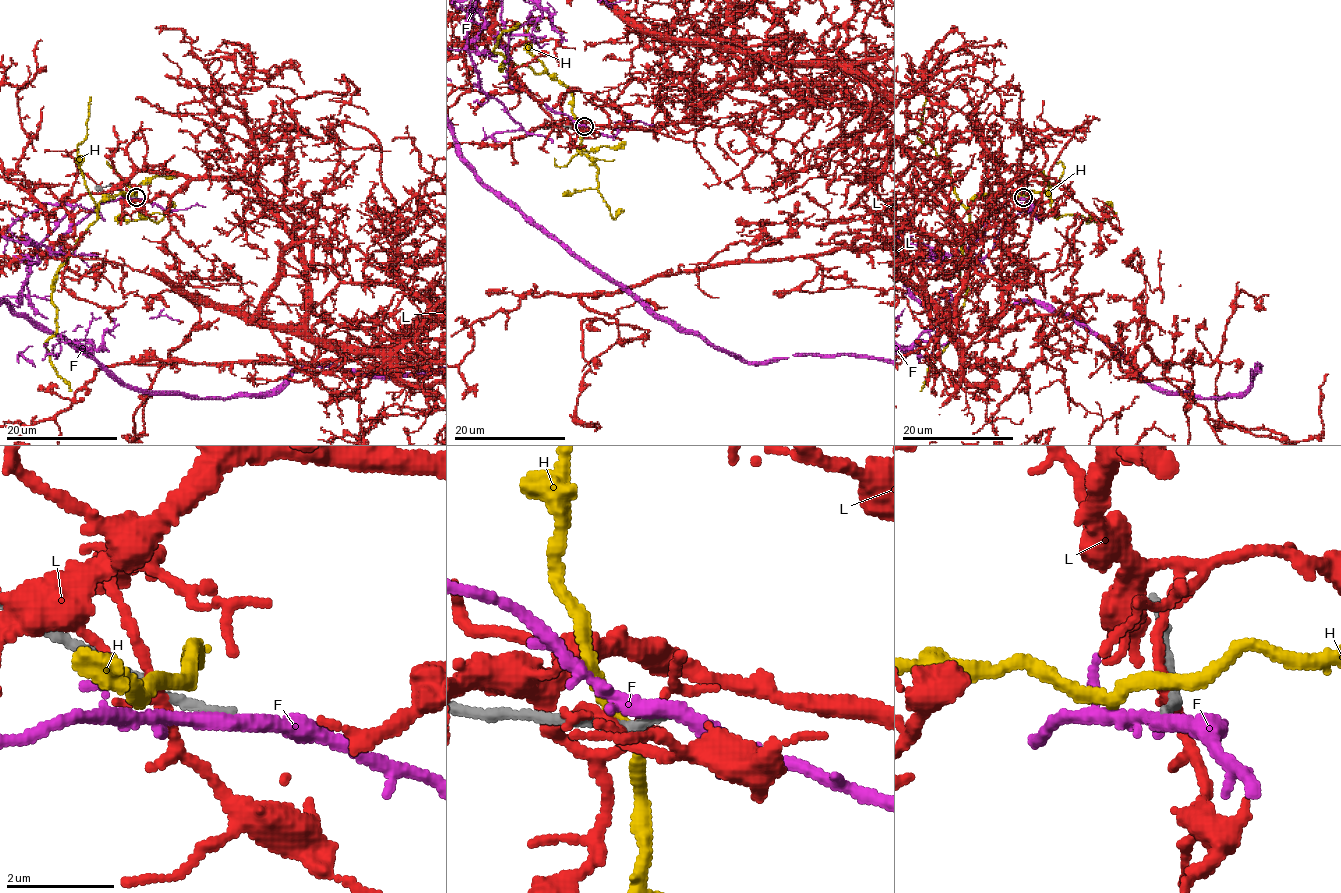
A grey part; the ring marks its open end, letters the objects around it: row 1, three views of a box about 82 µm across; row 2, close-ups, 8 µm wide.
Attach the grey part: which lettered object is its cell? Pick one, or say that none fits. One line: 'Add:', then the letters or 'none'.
Add: none

